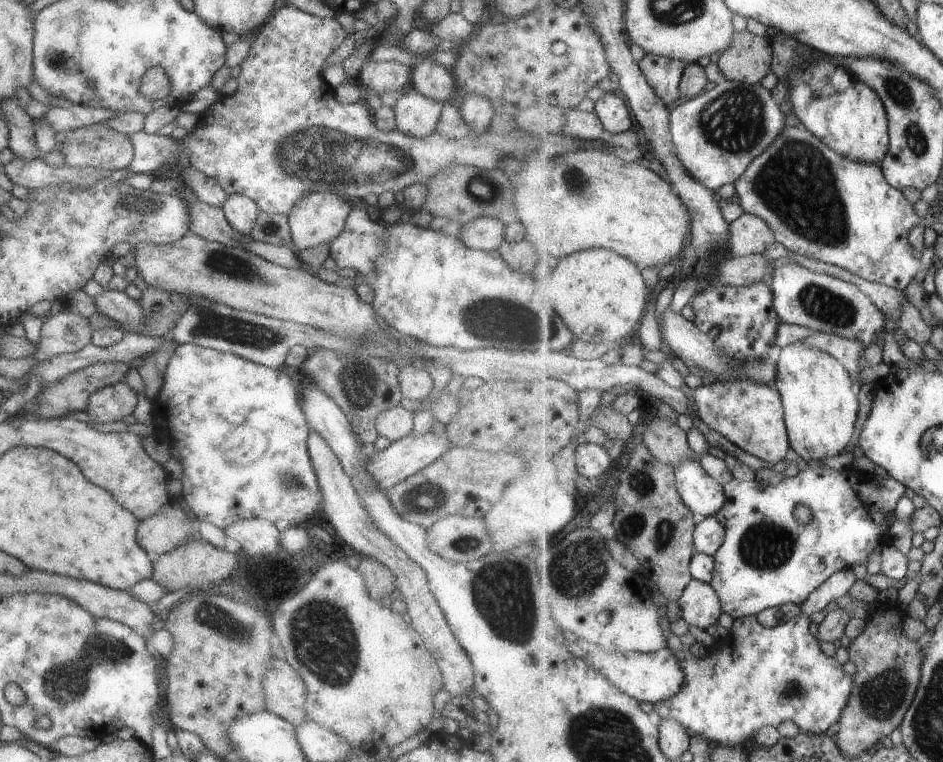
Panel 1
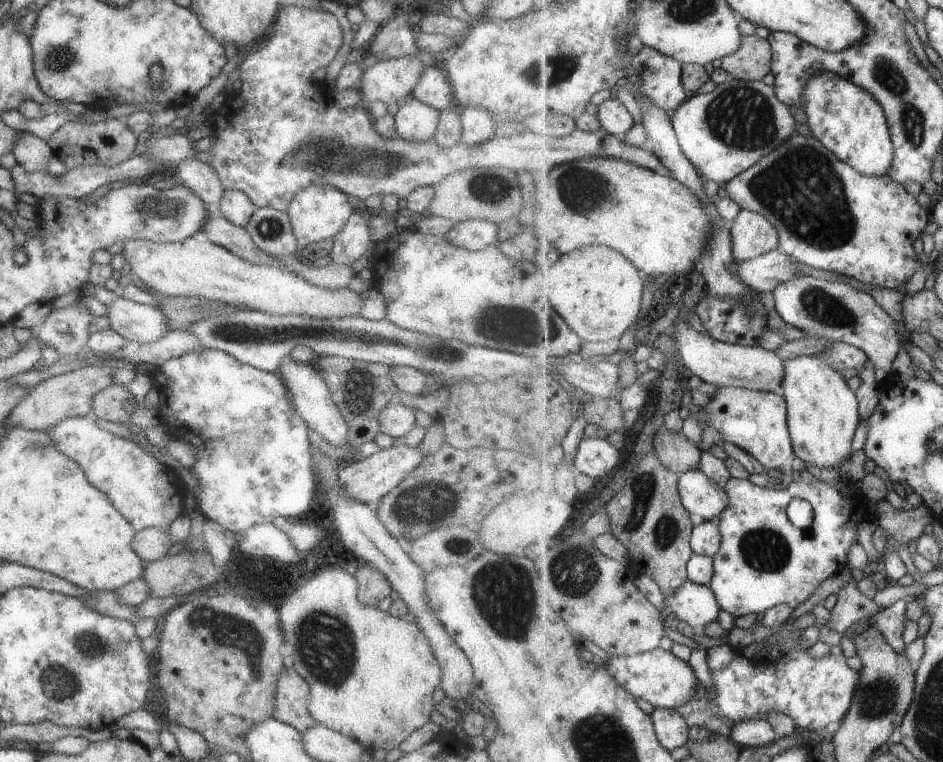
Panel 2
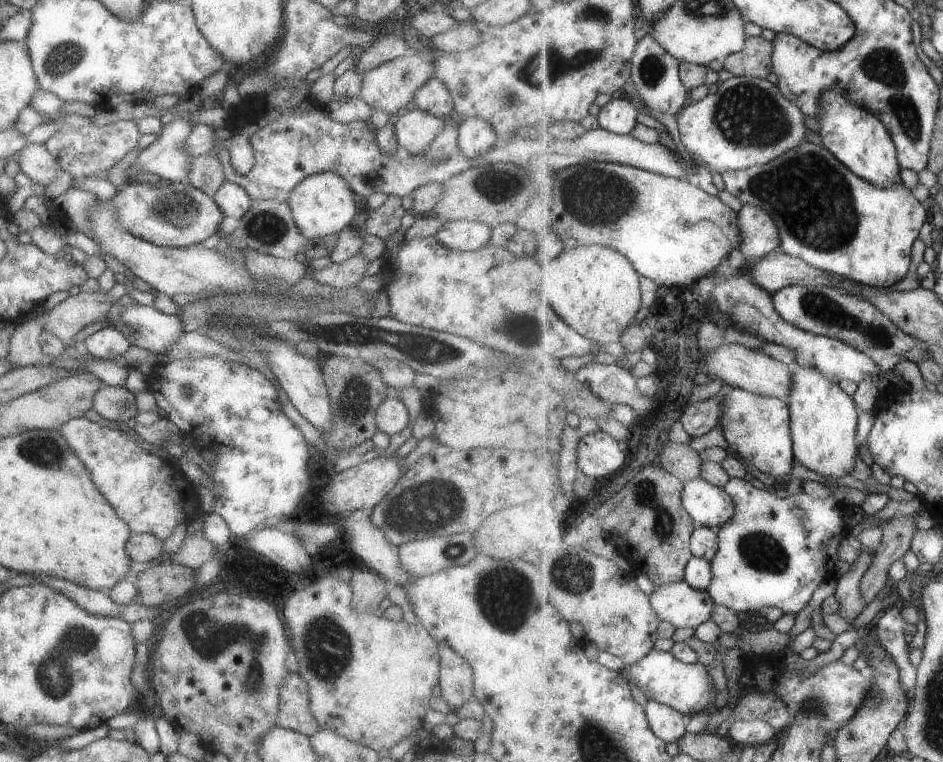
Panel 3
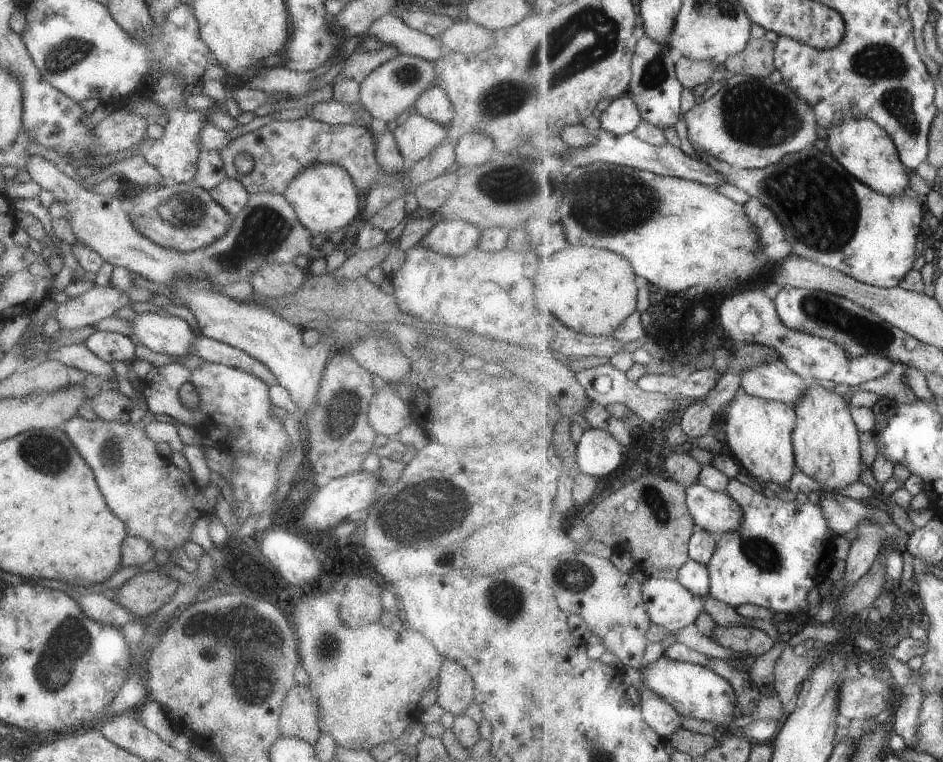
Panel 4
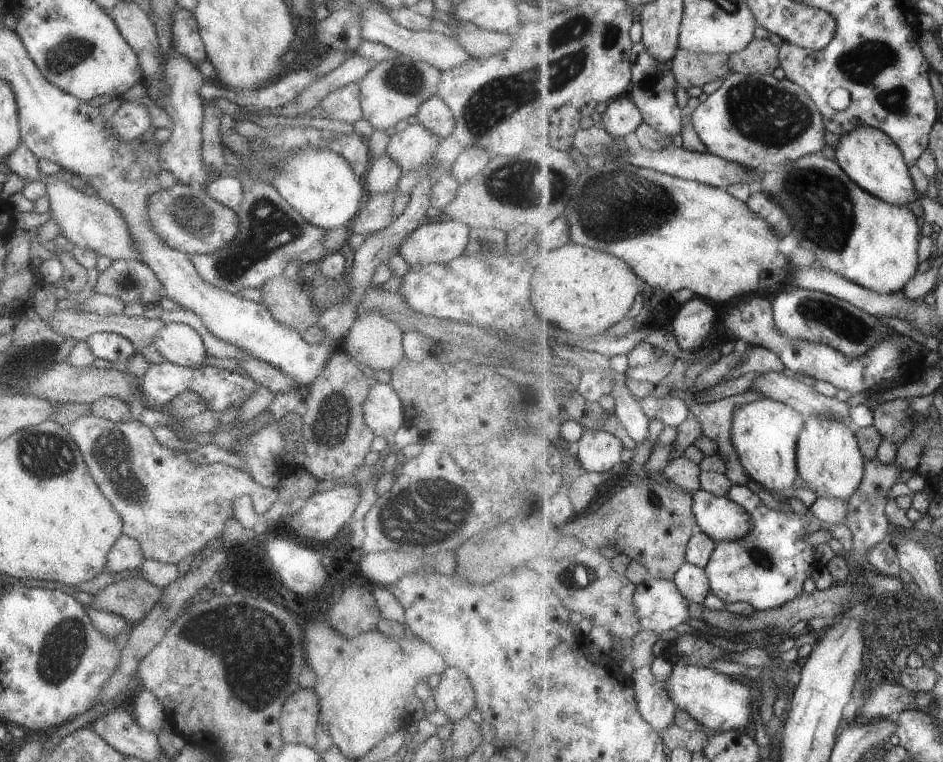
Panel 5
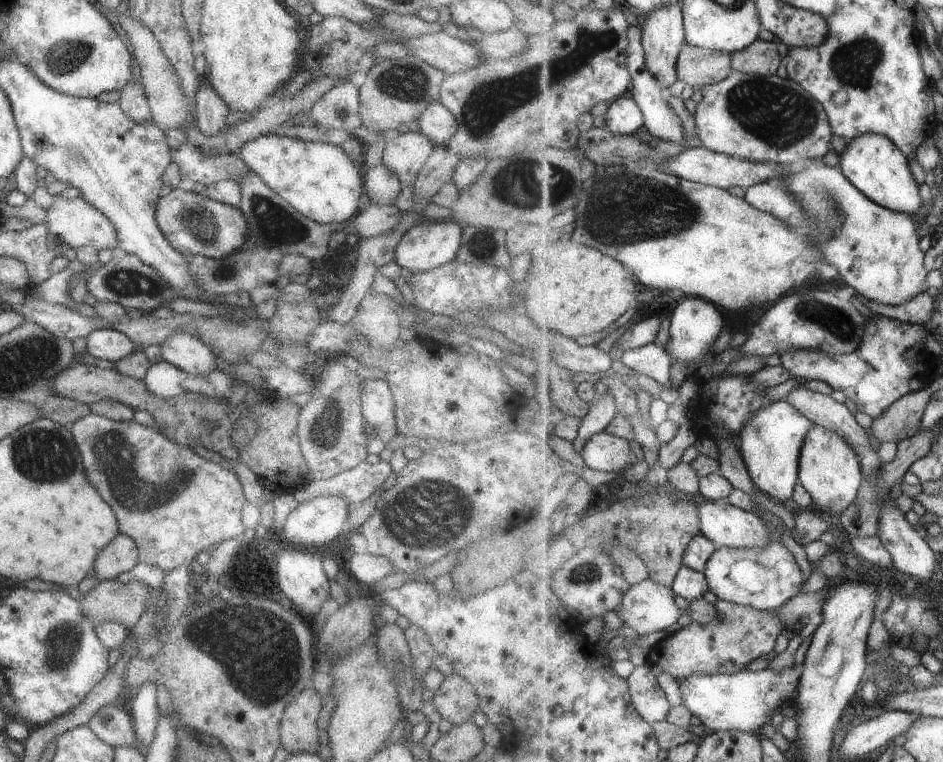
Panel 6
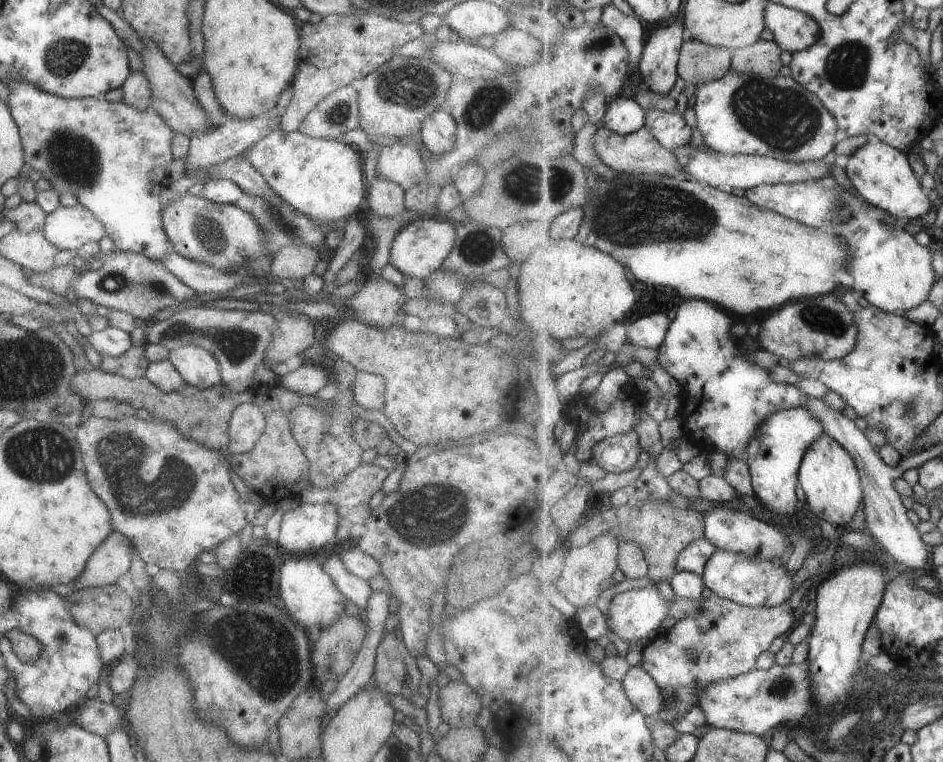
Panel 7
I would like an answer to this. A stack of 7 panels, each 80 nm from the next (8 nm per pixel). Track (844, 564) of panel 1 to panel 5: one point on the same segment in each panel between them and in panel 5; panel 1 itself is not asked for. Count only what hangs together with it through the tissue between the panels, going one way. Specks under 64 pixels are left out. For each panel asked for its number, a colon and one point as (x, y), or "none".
2: (763, 561)
3: (768, 557)
4: (781, 551)
5: (767, 568)

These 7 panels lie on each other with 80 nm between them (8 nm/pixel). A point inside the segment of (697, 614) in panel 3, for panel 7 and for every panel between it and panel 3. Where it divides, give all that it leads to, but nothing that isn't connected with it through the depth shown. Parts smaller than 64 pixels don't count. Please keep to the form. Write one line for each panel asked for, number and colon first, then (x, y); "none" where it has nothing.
4: (672, 606)
5: (661, 606)
6: (648, 606)
7: (638, 613)

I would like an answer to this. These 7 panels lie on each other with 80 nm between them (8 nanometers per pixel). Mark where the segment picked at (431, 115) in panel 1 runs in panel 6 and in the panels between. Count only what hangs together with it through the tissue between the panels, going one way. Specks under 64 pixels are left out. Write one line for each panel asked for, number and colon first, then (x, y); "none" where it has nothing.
2: (414, 121)
3: (414, 130)
4: (416, 136)
5: (409, 148)
6: (404, 155)

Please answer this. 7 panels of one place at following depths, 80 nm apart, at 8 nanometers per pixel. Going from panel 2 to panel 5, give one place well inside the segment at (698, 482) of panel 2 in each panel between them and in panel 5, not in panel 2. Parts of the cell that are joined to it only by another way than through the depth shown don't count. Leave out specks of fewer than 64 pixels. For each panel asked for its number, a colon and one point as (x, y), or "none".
3: (710, 505)
4: (715, 511)
5: (719, 517)

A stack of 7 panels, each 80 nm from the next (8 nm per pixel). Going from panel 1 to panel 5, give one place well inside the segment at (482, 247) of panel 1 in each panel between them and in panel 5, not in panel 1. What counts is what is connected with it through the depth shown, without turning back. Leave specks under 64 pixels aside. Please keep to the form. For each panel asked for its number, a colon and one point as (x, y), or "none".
2: (473, 234)
3: (461, 235)
4: (448, 237)
5: (437, 242)

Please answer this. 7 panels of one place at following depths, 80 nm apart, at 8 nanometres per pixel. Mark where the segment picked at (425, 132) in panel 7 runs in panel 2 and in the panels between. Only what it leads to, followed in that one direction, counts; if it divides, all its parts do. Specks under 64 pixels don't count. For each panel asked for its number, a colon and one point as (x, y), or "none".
2: (432, 88)
3: (431, 96)
4: (433, 103)
5: (433, 113)
6: (435, 122)

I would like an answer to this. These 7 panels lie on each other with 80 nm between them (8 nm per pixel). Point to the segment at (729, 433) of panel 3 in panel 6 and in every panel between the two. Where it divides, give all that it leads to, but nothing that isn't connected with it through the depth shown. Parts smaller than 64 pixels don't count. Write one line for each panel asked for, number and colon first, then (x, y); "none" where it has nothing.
4: (759, 432)
5: (765, 433)
6: (771, 443)

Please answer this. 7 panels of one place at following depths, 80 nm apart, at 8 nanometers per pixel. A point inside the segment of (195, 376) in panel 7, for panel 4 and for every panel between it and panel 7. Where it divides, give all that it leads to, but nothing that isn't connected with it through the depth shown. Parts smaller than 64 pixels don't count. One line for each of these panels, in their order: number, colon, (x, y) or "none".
4: (162, 333)
5: (179, 344)
6: (188, 353)

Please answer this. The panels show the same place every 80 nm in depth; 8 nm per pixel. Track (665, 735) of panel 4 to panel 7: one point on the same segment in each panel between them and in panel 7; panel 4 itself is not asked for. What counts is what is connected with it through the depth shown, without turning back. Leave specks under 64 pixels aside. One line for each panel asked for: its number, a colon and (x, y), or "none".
5: (656, 706)
6: (649, 698)
7: (642, 690)

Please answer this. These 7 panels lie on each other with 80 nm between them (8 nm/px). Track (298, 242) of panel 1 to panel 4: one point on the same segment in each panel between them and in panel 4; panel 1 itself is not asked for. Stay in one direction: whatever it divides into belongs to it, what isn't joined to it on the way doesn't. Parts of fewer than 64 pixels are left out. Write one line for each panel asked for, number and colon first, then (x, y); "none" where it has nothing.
2: (318, 212)
3: (320, 205)
4: (323, 198)

